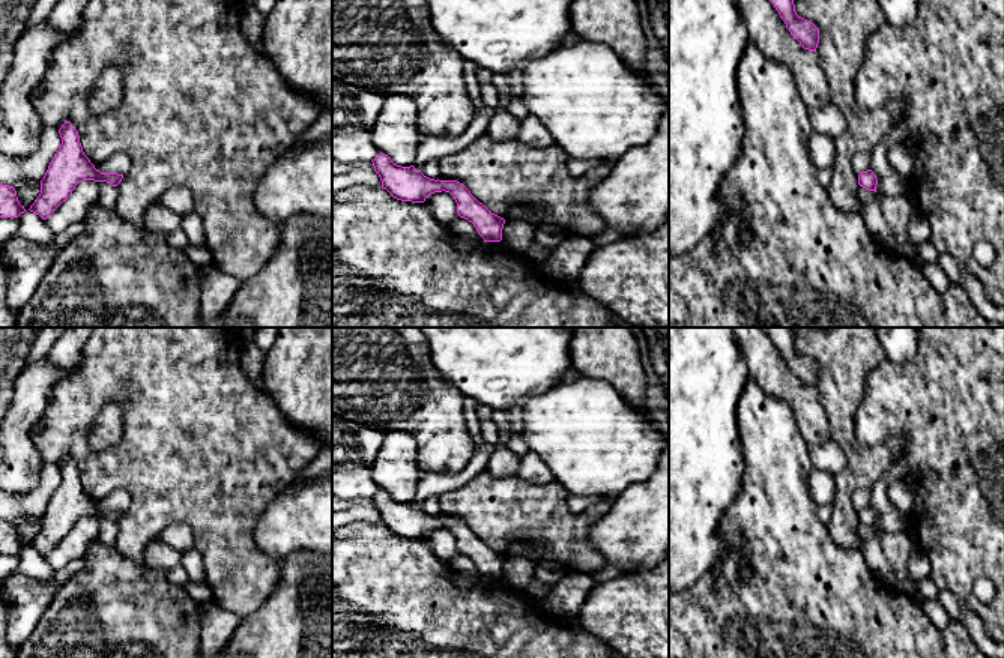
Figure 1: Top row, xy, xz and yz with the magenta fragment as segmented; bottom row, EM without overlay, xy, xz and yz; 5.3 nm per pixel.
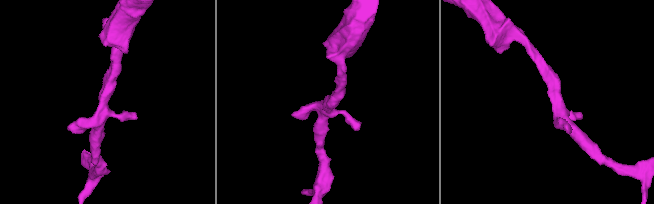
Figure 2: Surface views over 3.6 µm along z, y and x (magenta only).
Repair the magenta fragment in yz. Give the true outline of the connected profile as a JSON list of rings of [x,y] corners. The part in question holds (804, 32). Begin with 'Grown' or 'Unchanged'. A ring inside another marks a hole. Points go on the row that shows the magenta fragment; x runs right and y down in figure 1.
Unchanged. [[[794,0],[770,2],[774,5],[794,39],[797,39],[804,50],[816,53],[819,44],[819,29],[812,21],[797,15]]]

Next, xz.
Unchanged. [[[385,153],[373,161],[374,171],[382,180],[382,188],[401,201],[424,203],[434,192],[449,192],[457,203],[460,218],[473,224],[484,242],[500,242],[505,219],[491,213],[470,191],[457,180],[434,180],[424,176],[413,165],[401,167]]]

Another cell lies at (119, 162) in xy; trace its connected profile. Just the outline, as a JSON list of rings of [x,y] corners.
[[[117,152],[111,155],[105,162],[92,162],[96,170],[101,173],[117,173],[117,174],[126,174],[131,168],[131,158],[125,152]]]

